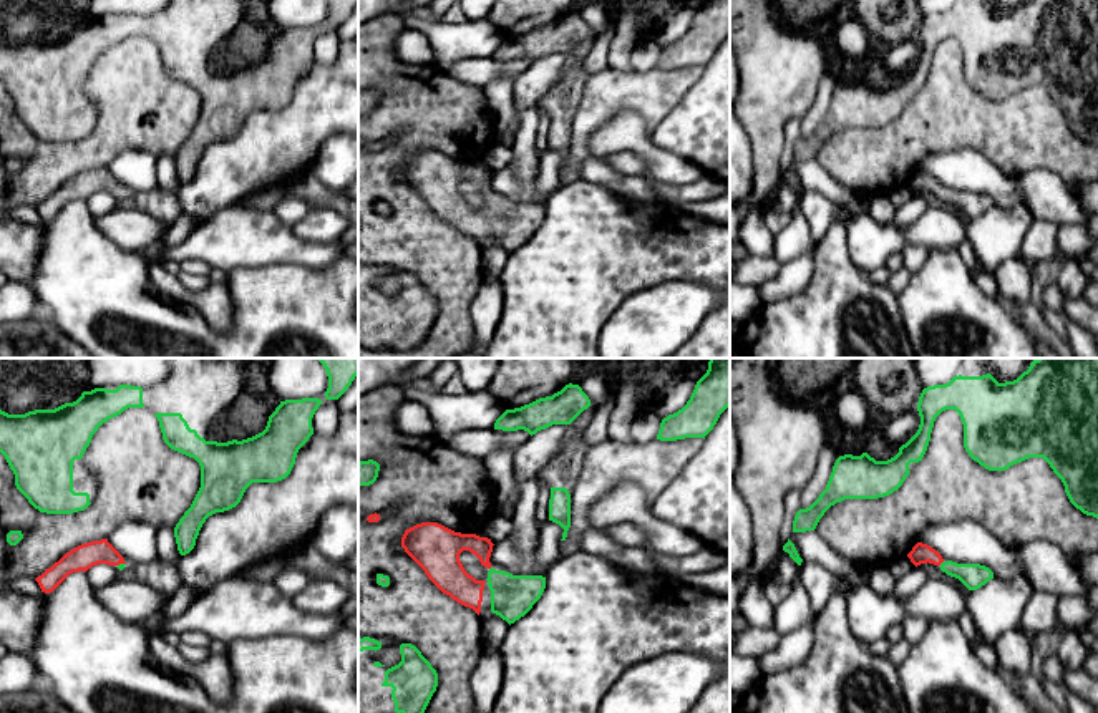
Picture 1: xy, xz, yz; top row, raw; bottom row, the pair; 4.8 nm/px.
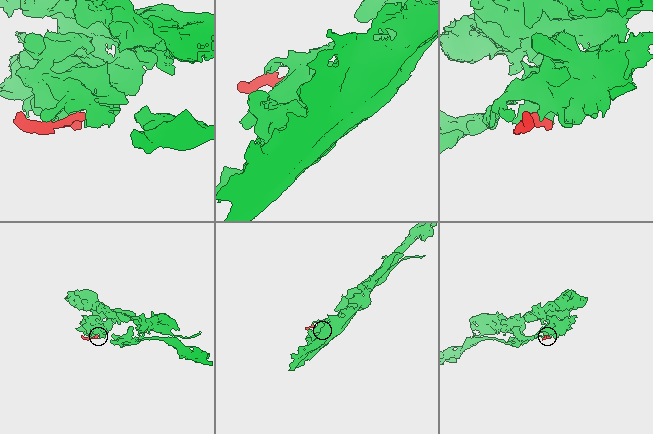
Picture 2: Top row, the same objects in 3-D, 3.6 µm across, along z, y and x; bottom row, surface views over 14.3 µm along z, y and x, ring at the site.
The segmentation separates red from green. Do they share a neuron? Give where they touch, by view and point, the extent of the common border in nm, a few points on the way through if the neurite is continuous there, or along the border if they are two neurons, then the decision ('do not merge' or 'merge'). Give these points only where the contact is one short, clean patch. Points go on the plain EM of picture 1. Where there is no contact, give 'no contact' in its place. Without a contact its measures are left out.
meets red in yz at (941, 191); contact 30 nm long; runs through yz (921, 181), (941, 191), (972, 204); merge

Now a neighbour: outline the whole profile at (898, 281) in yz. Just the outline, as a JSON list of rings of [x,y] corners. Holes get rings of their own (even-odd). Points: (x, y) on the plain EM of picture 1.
[[[902,267],[902,269],[889,274],[889,280],[887,280],[886,285],[896,295],[899,295],[906,289],[906,285],[909,284],[911,277],[912,277],[912,272],[909,269],[906,269],[906,267]]]

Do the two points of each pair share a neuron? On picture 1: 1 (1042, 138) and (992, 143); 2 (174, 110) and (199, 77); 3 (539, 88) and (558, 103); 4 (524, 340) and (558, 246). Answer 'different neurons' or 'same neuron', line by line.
1: same neuron
2: different neurons
3: different neurons
4: same neuron

